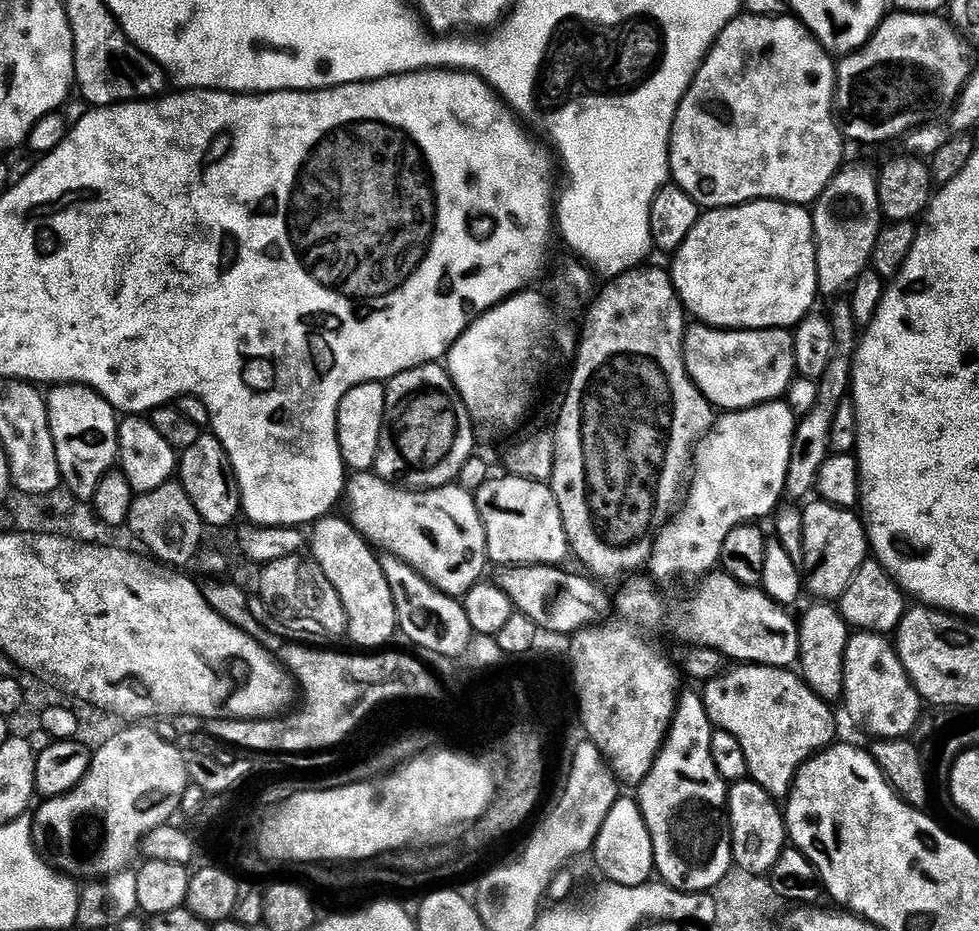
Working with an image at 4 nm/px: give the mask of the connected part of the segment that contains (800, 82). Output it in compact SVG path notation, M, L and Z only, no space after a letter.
M741 14L731 20L712 43L676 111L668 143L671 179L704 210L735 208L752 200L815 205L845 163L846 140L834 115L837 65L832 60L795 15Z

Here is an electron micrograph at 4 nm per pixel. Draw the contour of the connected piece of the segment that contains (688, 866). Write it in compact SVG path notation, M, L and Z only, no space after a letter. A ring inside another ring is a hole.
M686 692L679 697L672 727L652 769L638 785L638 803L650 830L659 879L679 892L708 894L734 865L726 815L729 785L724 784L712 758L714 725L708 719L701 693Z

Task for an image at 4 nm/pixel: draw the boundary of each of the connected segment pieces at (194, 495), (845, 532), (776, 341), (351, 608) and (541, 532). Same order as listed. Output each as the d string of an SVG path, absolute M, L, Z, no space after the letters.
M202 434L194 446L183 449L178 460L178 480L183 484L190 502L194 502L205 525L224 528L236 515L241 515L240 491L232 475L232 463L228 461L226 450L215 434Z
M817 499L815 503L805 510L799 528L799 539L804 545L802 568L806 573L806 588L816 598L836 602L856 571L869 559L870 545L861 517L855 511L839 508L836 504L828 504L821 499Z
M692 322L684 330L684 366L698 391L716 410L736 412L739 408L753 408L781 399L785 395L786 384L785 381L780 381L780 363L784 360L784 351L787 353L789 348L790 336L783 328L729 330Z
M329 514L316 520L311 525L312 536L310 532L310 548L312 544L311 559L330 578L330 586L338 592L338 598L346 610L348 619L347 639L352 639L357 649L360 650L380 650L392 640L392 635L397 635L398 625L396 622L396 602L397 597L394 595L394 589L388 584L386 574L380 565L381 557L374 551L373 545L369 544L363 536L357 532L356 527L349 522L343 515Z
M503 474L497 478L490 478L484 485L481 486L477 492L474 493L476 497L476 505L478 506L478 514L482 518L482 526L486 530L486 546L488 547L489 561L496 566L519 566L521 564L550 564L553 566L563 565L564 559L569 559L570 549L568 547L568 539L566 538L566 530L562 526L562 514L558 510L558 502L554 498L551 487L543 480L527 480L521 476L514 476L511 474Z

